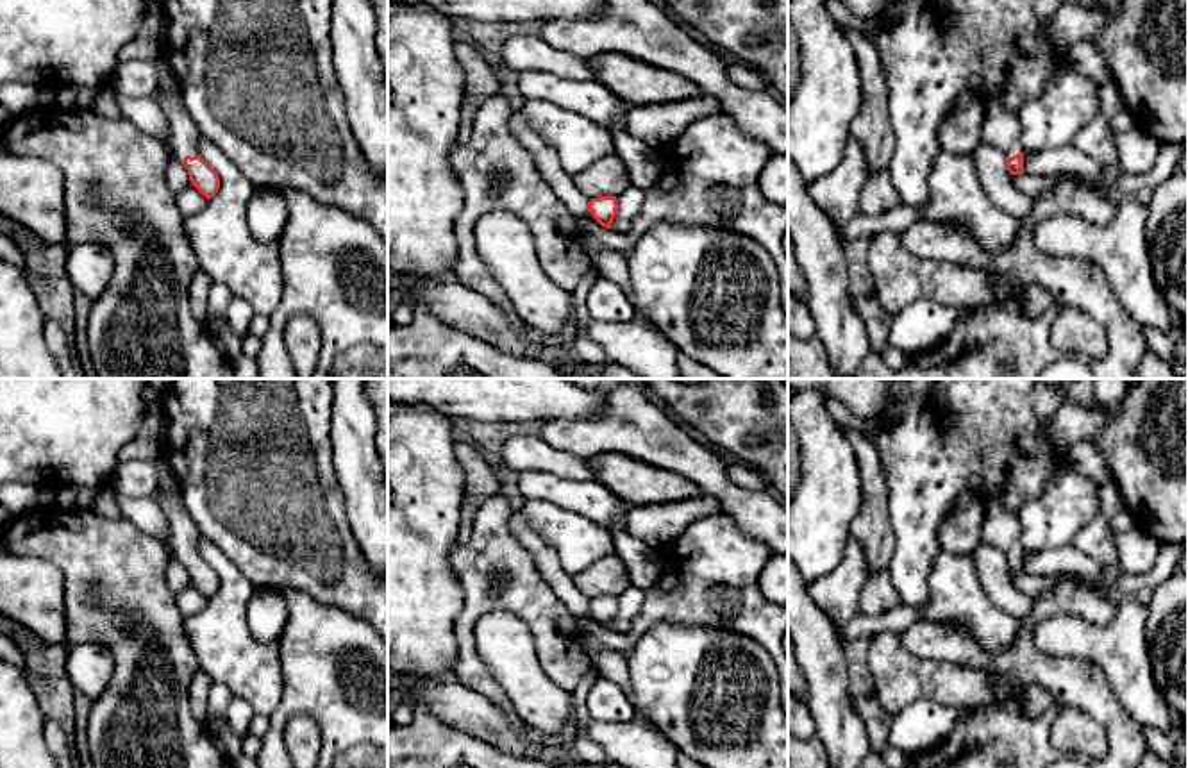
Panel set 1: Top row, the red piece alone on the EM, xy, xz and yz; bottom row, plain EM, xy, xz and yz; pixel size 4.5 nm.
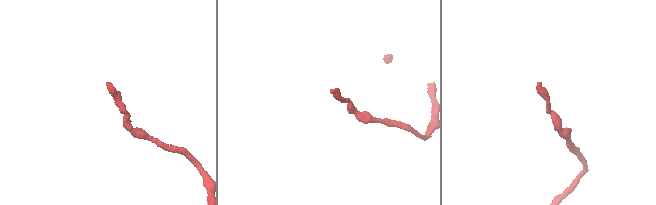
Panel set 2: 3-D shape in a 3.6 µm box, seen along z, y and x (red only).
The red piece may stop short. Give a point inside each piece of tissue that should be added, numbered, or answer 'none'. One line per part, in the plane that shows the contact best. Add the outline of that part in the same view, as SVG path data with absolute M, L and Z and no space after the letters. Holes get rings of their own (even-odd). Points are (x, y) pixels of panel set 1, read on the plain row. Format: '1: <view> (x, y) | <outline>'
1: xy (184, 540) | M159 497L157 502L172 532L170 550L173 557L184 563L186 555L198 555L202 534L184 507L182 497Z

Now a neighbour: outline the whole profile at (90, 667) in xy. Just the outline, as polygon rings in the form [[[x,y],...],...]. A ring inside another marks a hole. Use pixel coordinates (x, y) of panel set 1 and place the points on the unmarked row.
[[[70,643],[66,673],[75,689],[95,700],[104,693],[114,675],[114,655],[102,643]]]

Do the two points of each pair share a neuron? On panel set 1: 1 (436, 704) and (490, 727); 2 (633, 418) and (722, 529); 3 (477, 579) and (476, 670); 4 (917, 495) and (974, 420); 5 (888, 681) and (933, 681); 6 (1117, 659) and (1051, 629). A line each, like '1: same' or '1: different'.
1: same
2: different
3: same
4: same
5: same
6: same

